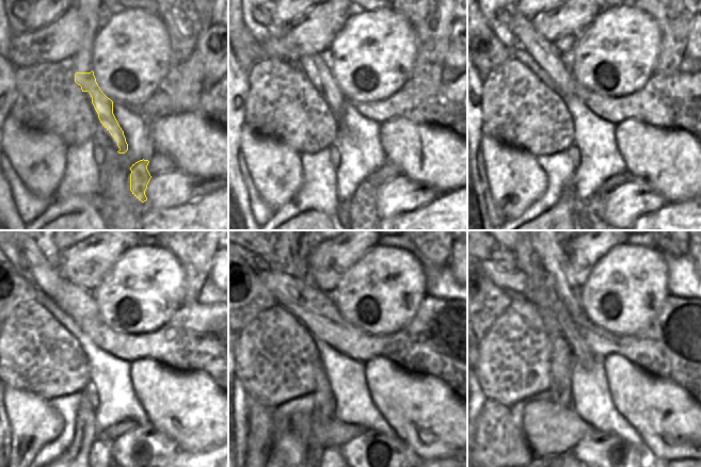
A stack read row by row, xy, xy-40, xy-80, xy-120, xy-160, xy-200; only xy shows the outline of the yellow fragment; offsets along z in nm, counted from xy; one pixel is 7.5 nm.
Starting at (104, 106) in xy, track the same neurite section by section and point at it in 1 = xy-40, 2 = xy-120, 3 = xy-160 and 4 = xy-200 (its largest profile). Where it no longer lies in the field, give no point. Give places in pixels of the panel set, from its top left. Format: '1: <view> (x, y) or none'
1: xy-40 (317, 68)
2: xy-120 (68, 295)
3: xy-160 (297, 289)
4: xy-200 (489, 252)

